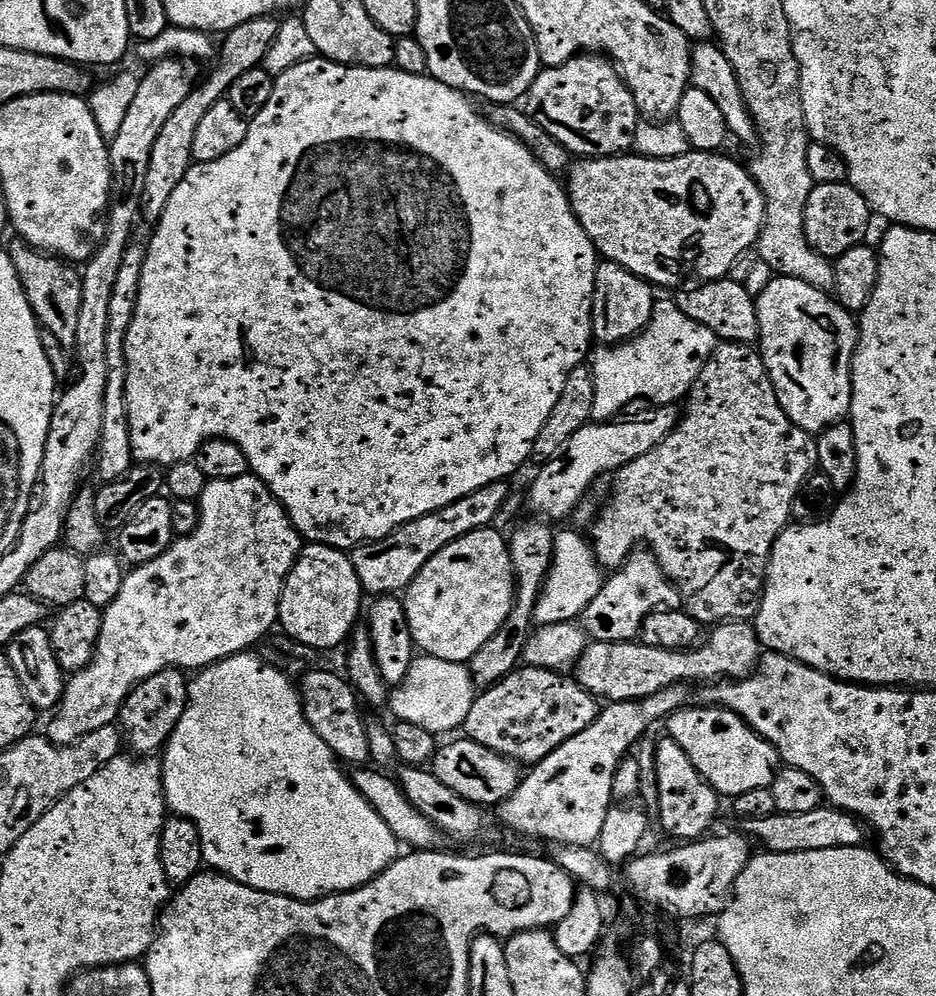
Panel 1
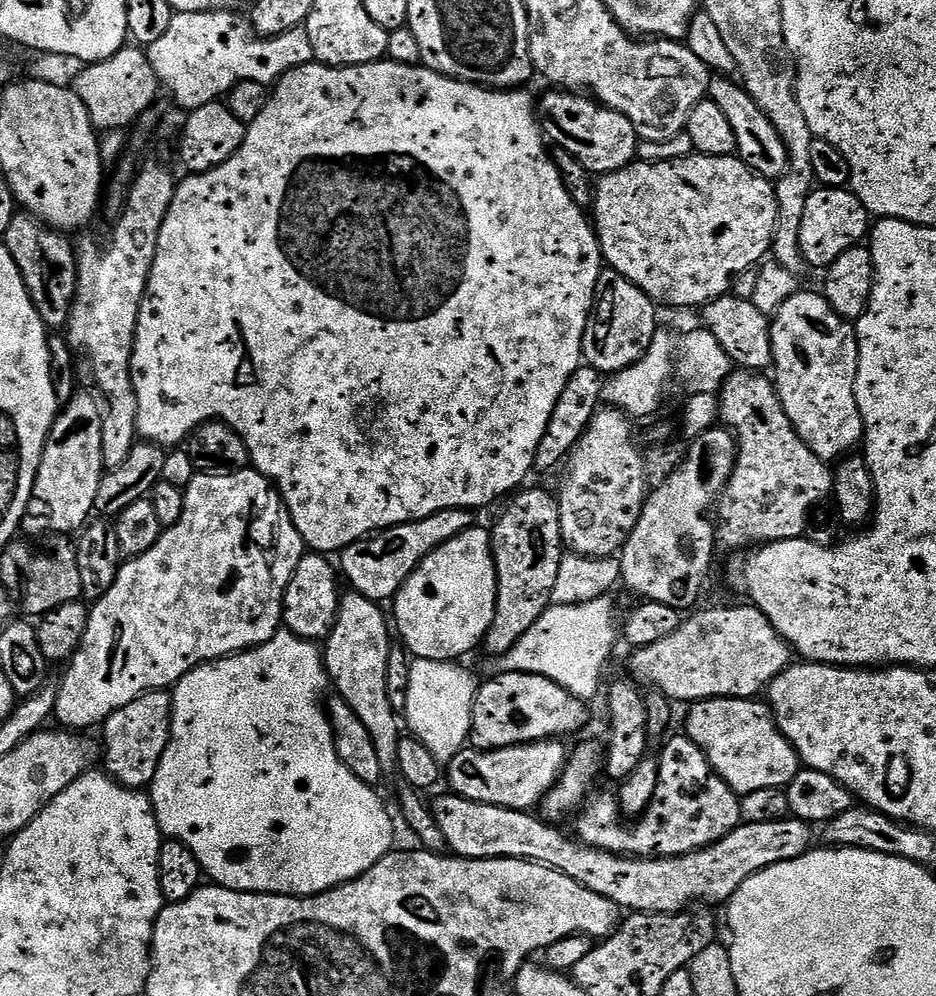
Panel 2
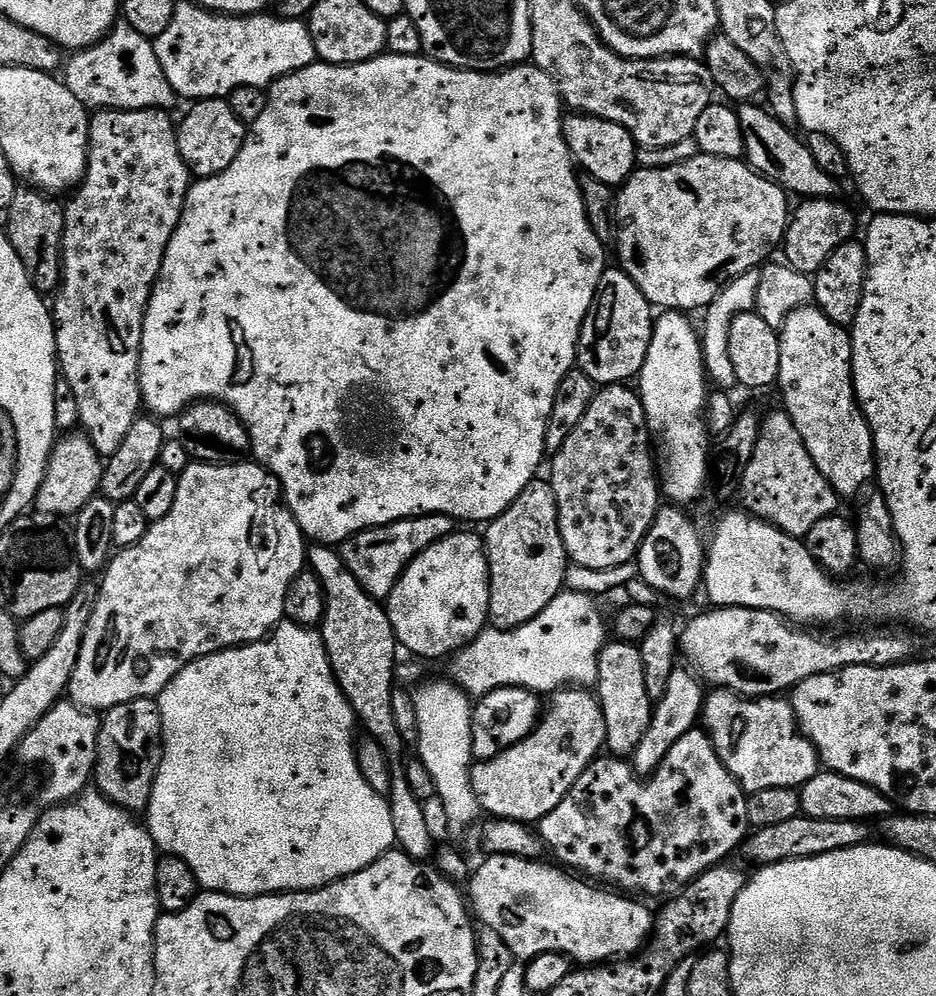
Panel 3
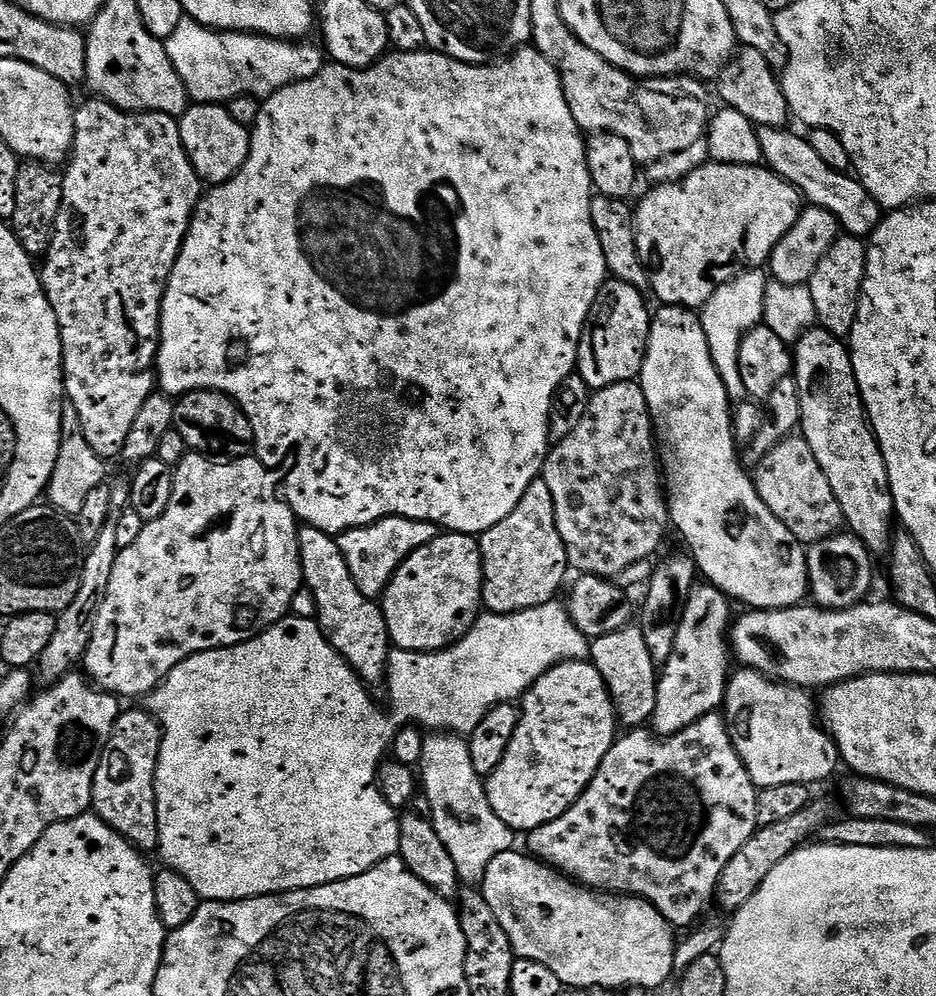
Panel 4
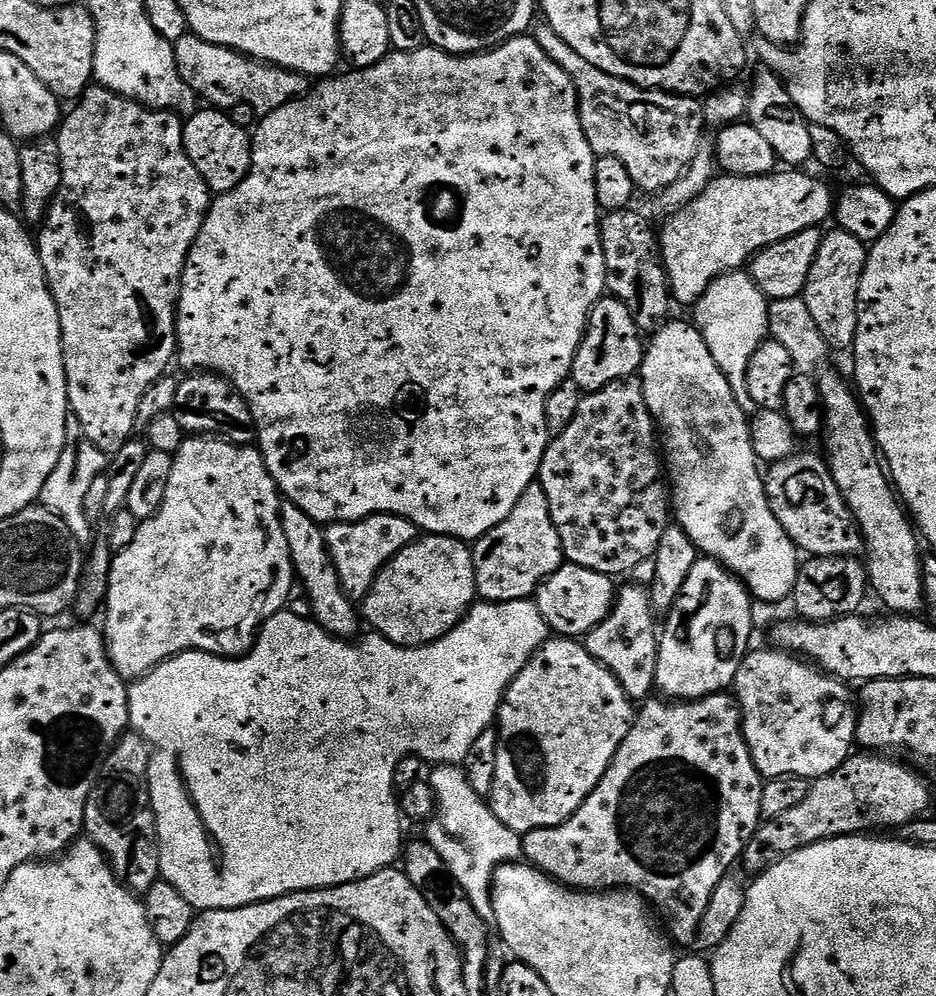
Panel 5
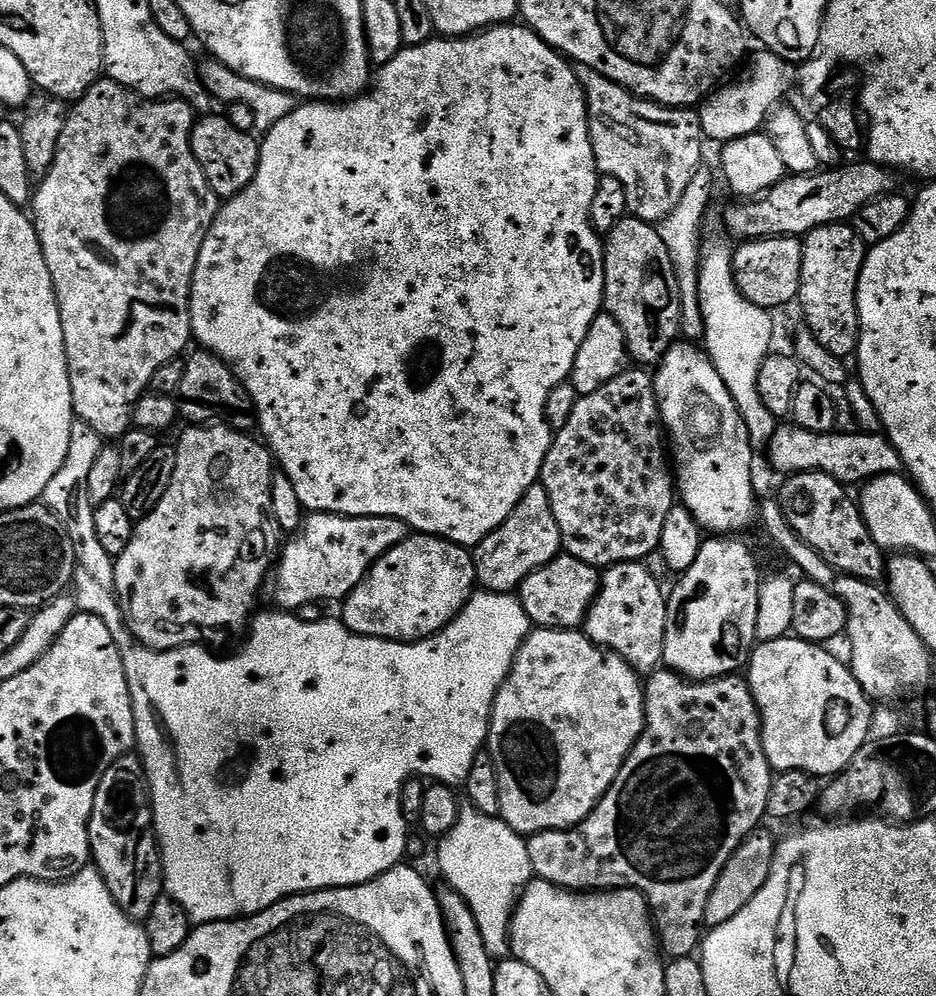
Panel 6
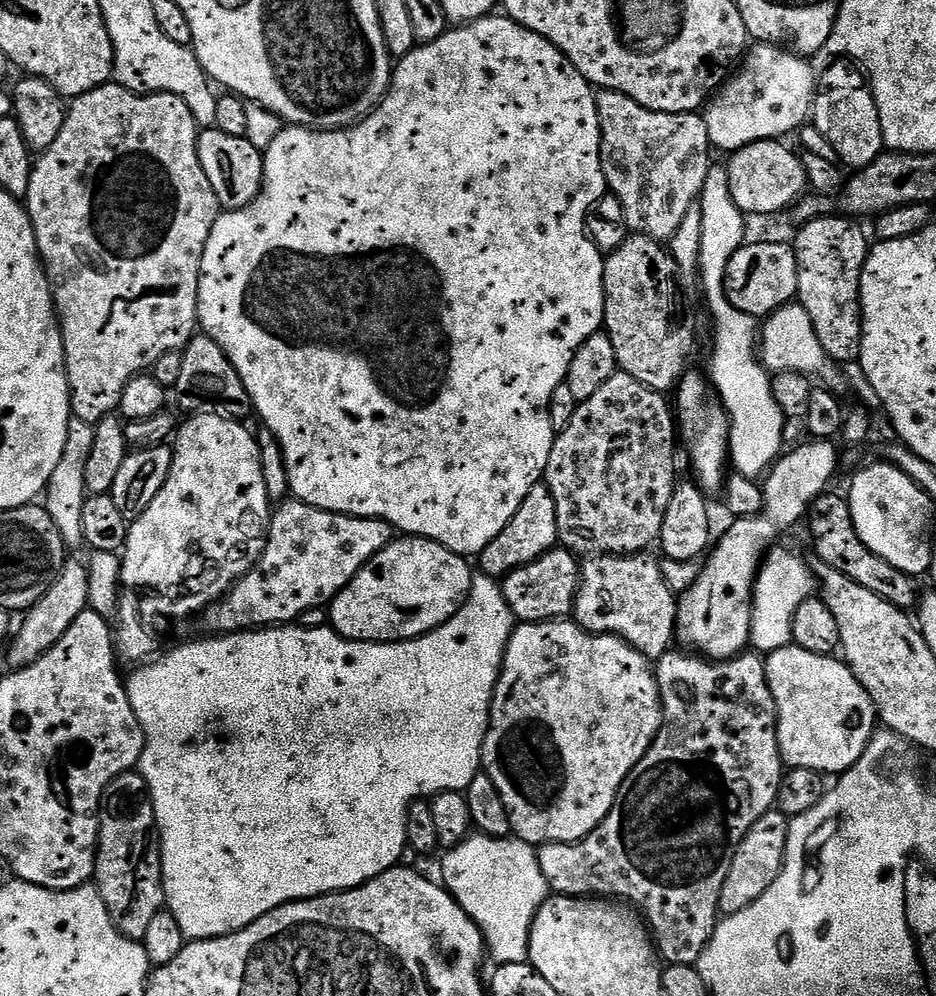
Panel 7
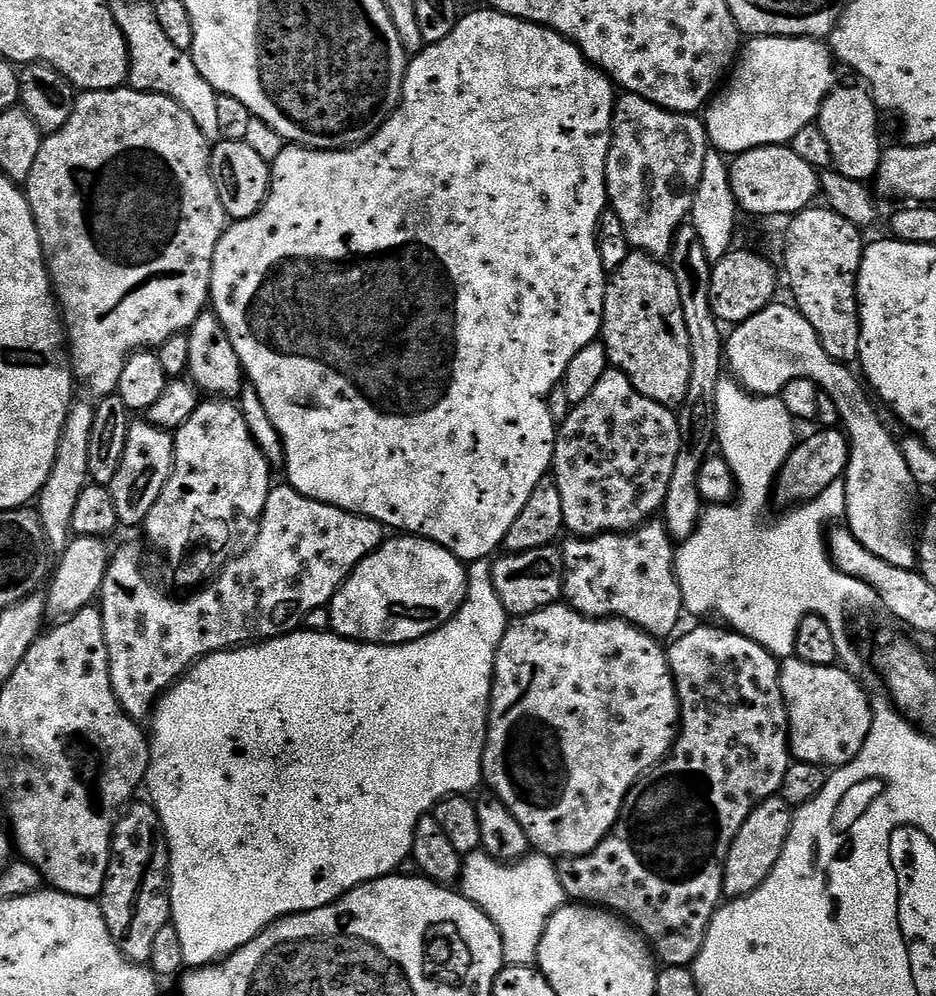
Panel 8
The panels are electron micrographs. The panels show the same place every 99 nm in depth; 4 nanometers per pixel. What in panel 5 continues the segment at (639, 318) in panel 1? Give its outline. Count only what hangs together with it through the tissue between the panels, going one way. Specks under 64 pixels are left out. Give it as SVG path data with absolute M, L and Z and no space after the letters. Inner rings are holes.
M605 294L592 308L588 328L584 331L584 341L576 351L572 363L570 379L578 382L581 392L585 394L597 392L610 386L610 382L637 375L644 361L645 351L646 340L636 324L636 316L629 310L626 302L622 302L617 296Z

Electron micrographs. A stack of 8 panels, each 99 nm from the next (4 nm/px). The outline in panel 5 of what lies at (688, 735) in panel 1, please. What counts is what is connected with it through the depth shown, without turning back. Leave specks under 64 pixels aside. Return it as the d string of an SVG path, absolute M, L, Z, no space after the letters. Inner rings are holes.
M767 647L761 652L749 651L742 666L738 666L734 685L734 695L740 703L740 713L744 715L744 737L754 758L754 766L769 780L779 776L801 776L813 781L829 776L854 752L858 715L854 692L848 689L851 687L845 681L821 672L815 664L799 655Z

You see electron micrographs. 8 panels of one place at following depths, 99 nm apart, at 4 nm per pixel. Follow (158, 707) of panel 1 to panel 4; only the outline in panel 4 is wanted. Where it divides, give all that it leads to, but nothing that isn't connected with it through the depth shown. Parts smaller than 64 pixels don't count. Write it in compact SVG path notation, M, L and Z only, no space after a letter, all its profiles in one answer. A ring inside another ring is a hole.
M143 707L121 711L114 722L114 730L110 730L110 738L102 750L102 758L98 762L98 770L94 774L94 790L92 791L91 811L100 817L106 826L110 826L122 838L126 838L140 849L141 853L155 853L160 847L160 831L158 830L158 806L156 805L156 767L160 757L160 747L164 737L159 719Z

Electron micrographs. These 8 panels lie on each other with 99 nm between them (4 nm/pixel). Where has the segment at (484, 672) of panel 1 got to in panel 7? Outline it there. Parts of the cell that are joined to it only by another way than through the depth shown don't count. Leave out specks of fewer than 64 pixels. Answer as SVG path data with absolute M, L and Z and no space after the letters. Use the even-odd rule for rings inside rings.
M543 482L536 484L530 490L530 494L526 494L522 506L518 506L514 518L510 518L506 530L502 530L502 534L498 534L498 538L494 538L494 542L490 542L490 546L486 546L486 550L480 552L479 571L485 576L503 578L514 570L534 562L539 556L544 556L551 548L557 547L557 522L558 514L554 510L554 498L548 485Z

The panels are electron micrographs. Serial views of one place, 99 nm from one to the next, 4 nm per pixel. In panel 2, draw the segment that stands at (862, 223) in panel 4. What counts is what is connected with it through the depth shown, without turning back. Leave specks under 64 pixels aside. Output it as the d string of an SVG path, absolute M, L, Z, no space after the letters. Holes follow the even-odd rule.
M712 78L708 81L707 99L713 100L722 114L726 114L726 119L734 129L736 139L735 155L743 162L751 172L758 176L765 176L768 181L775 182L788 171L788 151L770 118L758 110L754 98L735 79L732 78Z

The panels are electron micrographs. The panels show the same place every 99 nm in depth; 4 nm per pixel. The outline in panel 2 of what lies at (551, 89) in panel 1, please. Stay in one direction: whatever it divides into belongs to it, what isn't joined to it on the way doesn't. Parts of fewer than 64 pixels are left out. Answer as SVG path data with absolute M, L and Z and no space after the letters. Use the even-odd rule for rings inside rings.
M548 90L538 100L538 119L545 137L555 147L570 150L589 165L596 174L622 170L638 156L638 137L630 118L605 108L588 94L573 94L567 90ZM553 140L553 141L552 141Z

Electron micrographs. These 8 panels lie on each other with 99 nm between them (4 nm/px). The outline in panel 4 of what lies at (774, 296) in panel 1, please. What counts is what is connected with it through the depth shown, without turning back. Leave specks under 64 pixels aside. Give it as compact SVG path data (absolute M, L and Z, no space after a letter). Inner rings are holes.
M815 326L801 334L794 344L792 367L802 406L799 435L808 443L810 450L814 450L814 458L818 458L818 466L822 466L822 474L826 474L826 479L830 481L830 490L834 490L834 498L838 498L838 506L842 506L847 531L858 537L868 547L869 552L887 553L892 547L894 532L892 491L888 485L888 471L886 462L882 458L882 450L878 446L876 435L872 433L868 415L864 413L860 387L854 378L849 345L841 337Z

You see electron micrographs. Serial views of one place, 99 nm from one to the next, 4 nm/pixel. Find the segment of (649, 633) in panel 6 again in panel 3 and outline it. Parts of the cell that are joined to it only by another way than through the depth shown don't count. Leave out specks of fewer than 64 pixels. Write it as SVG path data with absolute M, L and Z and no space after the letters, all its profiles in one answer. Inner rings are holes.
M608 642L598 658L598 678L594 685L595 695L600 701L600 709L606 722L607 751L621 758L631 757L638 750L638 742L650 730L650 718L654 703L646 690L643 673L642 654L632 642Z

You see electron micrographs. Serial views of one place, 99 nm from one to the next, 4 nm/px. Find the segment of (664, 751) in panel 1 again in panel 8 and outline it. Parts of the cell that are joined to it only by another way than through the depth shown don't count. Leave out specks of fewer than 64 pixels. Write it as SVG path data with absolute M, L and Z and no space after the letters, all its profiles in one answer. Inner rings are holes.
M692 628L689 632L681 631L667 645L668 661L672 667L672 677L676 683L676 693L680 699L680 730L676 737L676 745L673 746L666 759L656 765L649 772L644 773L636 784L628 792L620 816L616 825L605 840L598 842L598 846L590 854L585 856L573 856L559 861L558 871L560 881L565 893L573 901L583 902L588 906L595 906L616 913L633 928L637 929L641 936L648 941L653 953L668 966L688 966L695 961L700 953L700 947L704 945L704 936L708 932L708 923L712 921L712 915L721 907L724 896L724 863L730 854L730 846L742 830L742 822L763 800L769 800L777 795L782 786L782 778L786 778L786 770L790 763L790 749L788 747L788 711L780 685L781 661L768 652L758 642L746 638L740 632L720 628Z

